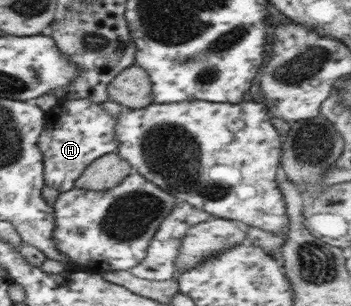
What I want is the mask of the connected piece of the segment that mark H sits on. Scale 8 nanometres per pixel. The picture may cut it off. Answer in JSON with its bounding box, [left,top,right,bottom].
[38,99,120,193]

